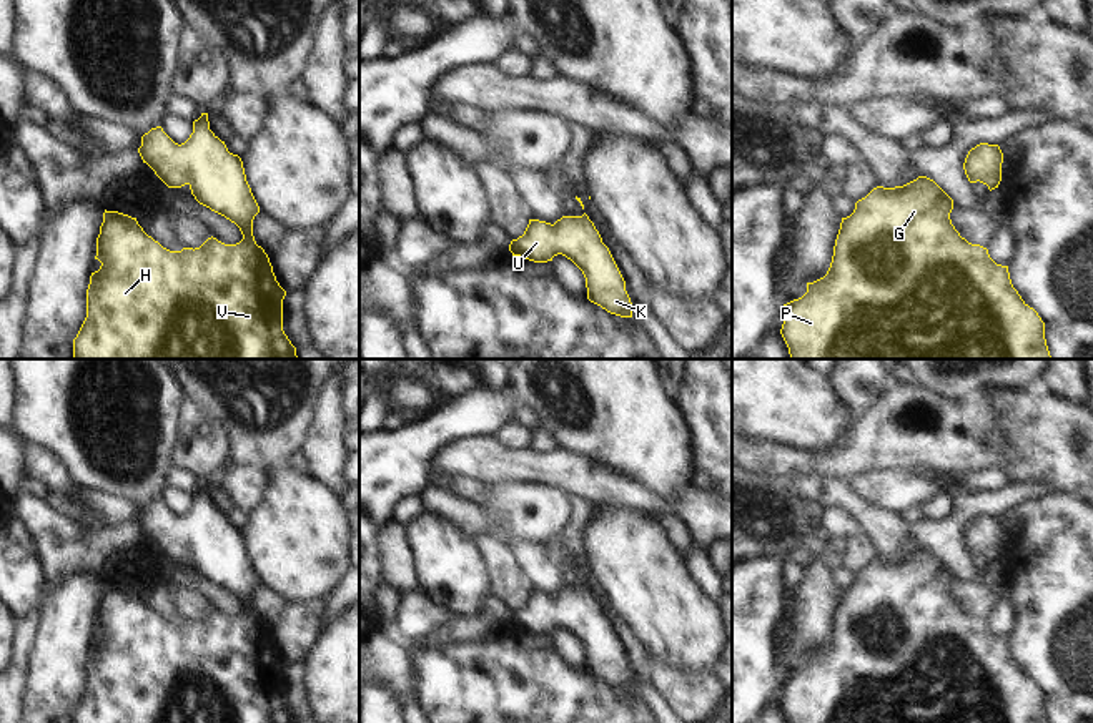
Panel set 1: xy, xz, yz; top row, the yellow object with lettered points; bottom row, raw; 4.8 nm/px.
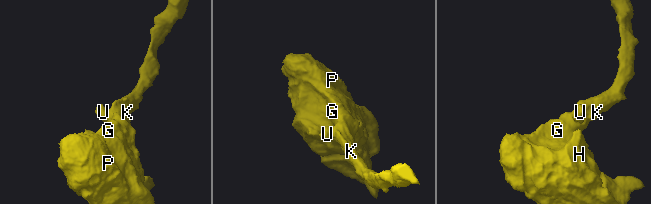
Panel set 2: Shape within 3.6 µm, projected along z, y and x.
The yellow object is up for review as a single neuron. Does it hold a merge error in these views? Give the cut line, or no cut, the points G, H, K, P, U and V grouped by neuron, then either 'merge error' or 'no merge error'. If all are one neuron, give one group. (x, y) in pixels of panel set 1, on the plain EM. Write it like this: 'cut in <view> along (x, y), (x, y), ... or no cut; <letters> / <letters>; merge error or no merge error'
no cut; G H K P U V; no merge error

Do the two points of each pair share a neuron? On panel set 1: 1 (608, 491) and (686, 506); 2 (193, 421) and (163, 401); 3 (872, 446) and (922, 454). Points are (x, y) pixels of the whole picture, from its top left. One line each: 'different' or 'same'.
1: same
2: different
3: same

